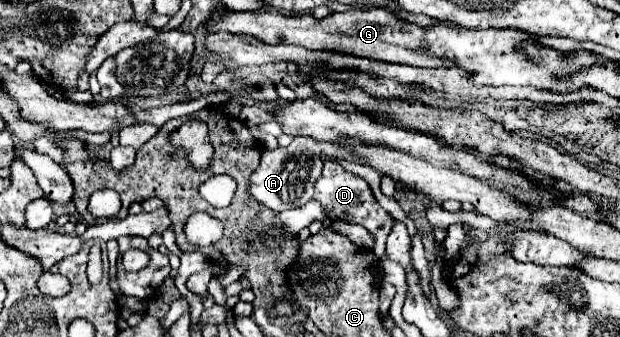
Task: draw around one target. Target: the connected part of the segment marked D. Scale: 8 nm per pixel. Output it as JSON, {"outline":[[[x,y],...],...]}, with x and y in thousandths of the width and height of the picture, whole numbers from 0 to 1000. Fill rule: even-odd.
{"outline":[[[526,478],[523,484],[523,501],[519,501],[519,525],[510,537],[510,573],[506,573],[506,591],[519,602],[526,638],[532,650],[555,650],[555,656],[565,656],[565,662],[581,662],[584,674],[590,674],[603,703],[606,703],[606,727],[603,727],[603,751],[613,763],[619,751],[619,721],[623,721],[623,703],[632,680],[632,638],[626,638],[606,596],[603,596],[603,579],[600,579],[600,561],[594,555],[594,543],[577,525],[577,519],[568,519],[561,507],[555,507],[545,484],[539,478]]]}

